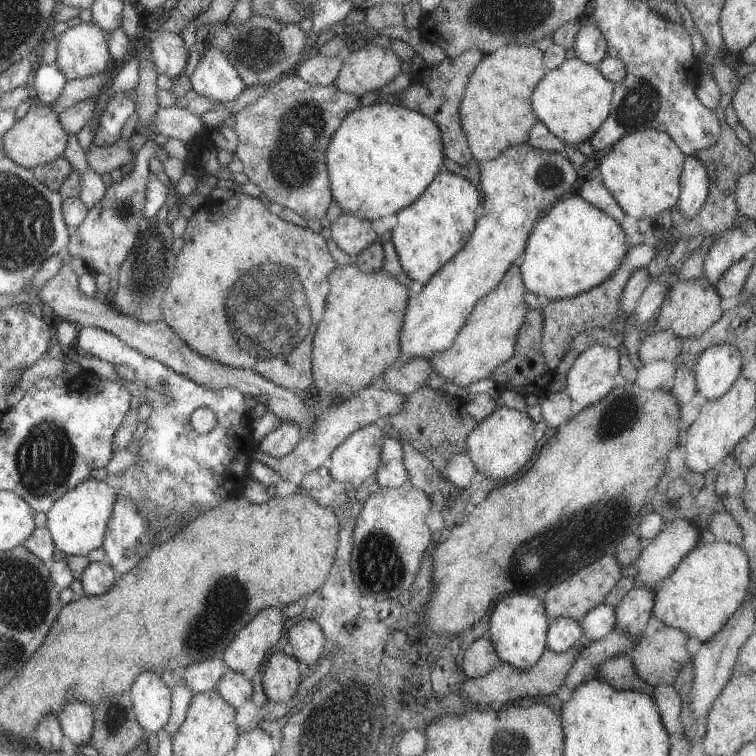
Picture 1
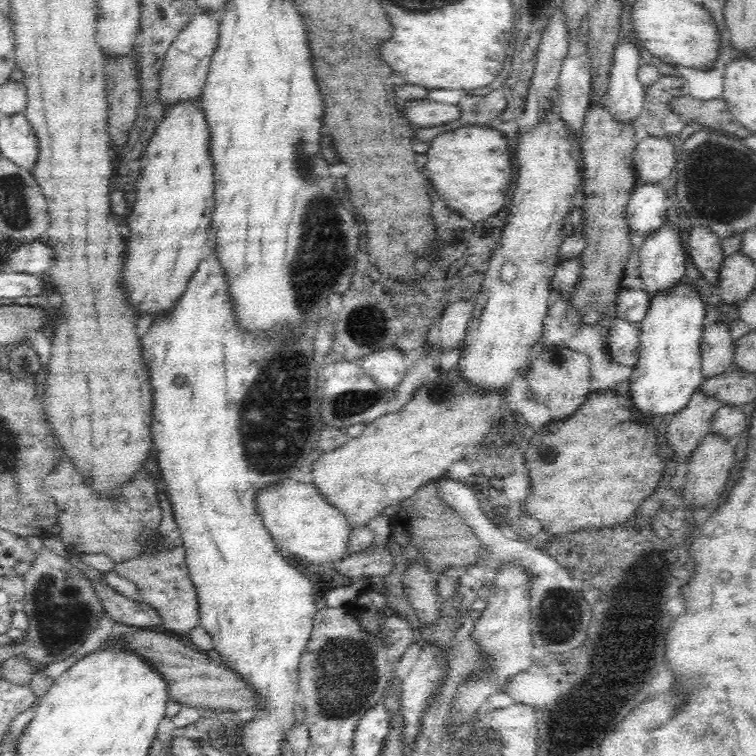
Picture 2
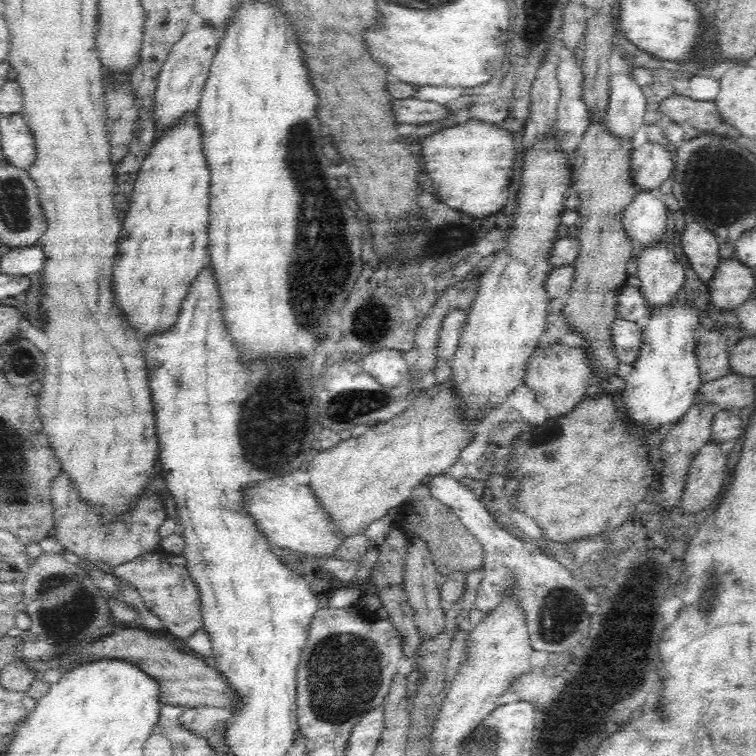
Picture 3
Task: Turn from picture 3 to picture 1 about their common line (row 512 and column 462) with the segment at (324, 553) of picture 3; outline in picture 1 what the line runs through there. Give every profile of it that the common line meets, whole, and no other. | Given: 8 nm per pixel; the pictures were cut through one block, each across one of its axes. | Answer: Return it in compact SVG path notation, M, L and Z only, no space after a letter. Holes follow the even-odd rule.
M528 142L510 147L496 158L480 161L479 168L484 204L479 209L477 223L464 248L437 270L420 292L409 298L399 336L399 360L410 361L418 357L430 359L455 341L480 297L488 294L500 282L508 268L524 252L526 239L544 210L571 193L572 184L578 178L574 164L564 154L534 148Z

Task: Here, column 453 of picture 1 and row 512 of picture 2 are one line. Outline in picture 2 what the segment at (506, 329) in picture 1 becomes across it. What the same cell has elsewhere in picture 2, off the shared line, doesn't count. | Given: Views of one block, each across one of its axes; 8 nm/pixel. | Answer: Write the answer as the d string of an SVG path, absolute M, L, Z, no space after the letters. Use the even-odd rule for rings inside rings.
M457 368L443 375L439 373L434 383L426 382L422 385L400 410L365 424L360 436L349 438L346 444L316 458L312 464L312 484L316 485L330 505L342 511L342 515L348 519L350 530L368 525L372 518L382 514L384 508L401 504L423 484L440 479L451 464L465 456L468 448L480 446L490 434L499 434L507 424L492 423L495 422L493 417L500 411L500 406L508 398L506 392L506 389L474 389L470 383L466 383L466 379L462 379Z

